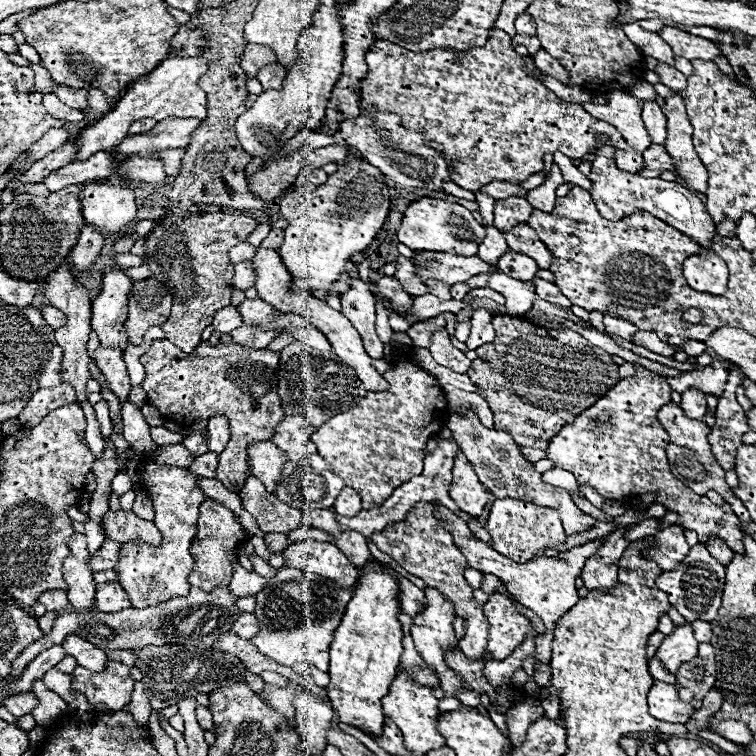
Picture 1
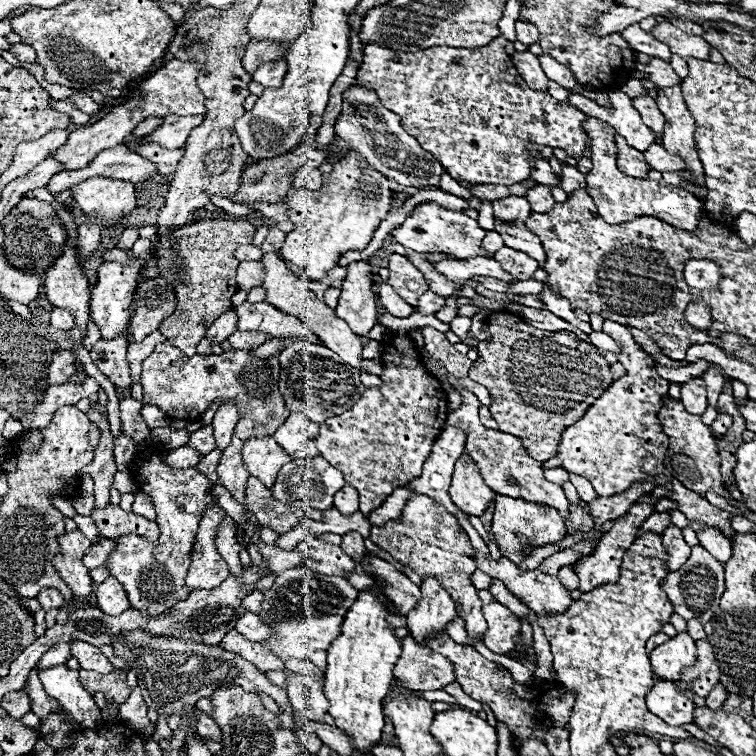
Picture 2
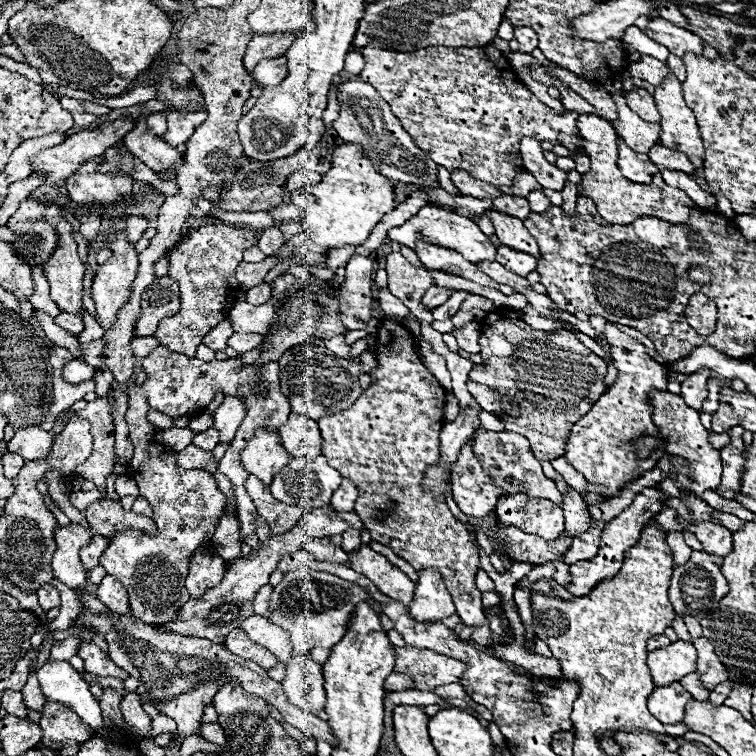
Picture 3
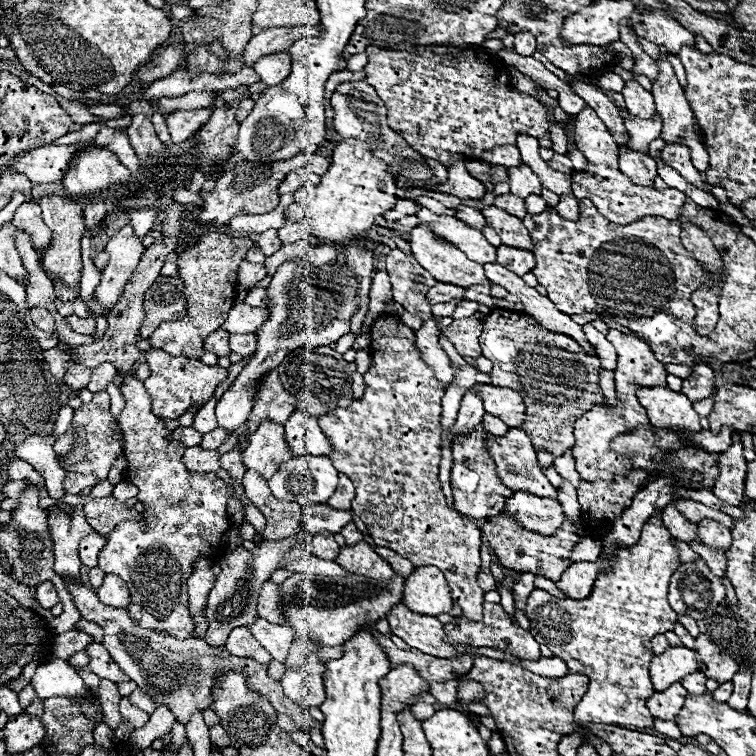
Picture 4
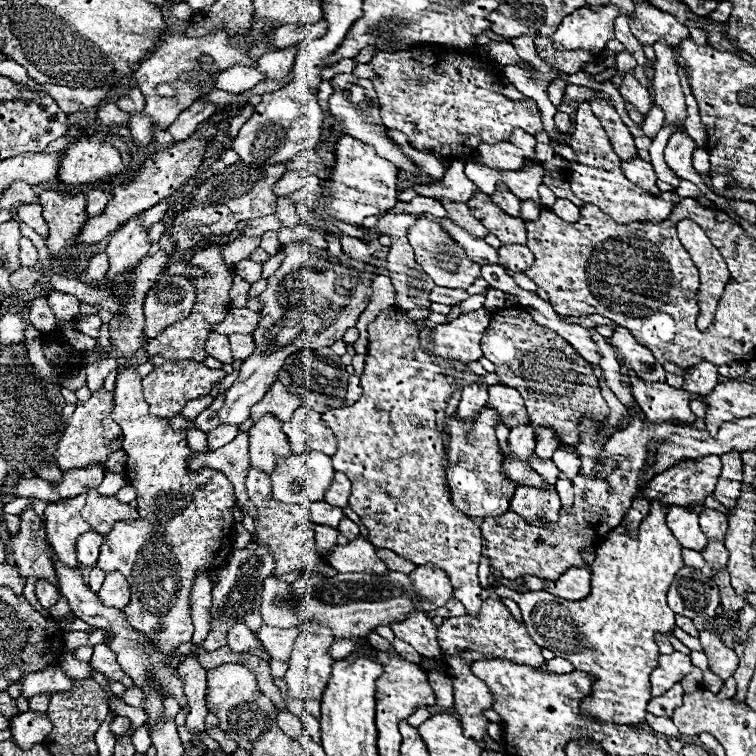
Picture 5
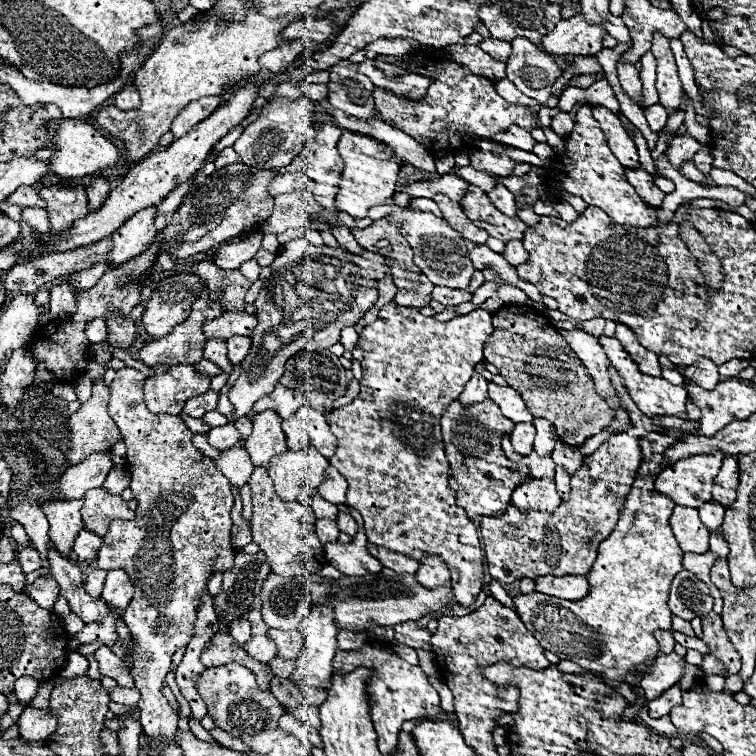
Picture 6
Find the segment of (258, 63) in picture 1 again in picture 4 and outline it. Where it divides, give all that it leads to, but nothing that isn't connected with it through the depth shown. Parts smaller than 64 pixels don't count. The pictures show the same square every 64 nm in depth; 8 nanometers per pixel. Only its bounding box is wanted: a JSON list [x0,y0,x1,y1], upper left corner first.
[244,26,320,66]

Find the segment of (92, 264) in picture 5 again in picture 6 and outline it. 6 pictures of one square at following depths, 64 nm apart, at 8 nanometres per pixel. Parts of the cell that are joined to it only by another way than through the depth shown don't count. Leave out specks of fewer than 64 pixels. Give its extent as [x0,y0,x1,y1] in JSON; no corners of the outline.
[70,262,108,290]

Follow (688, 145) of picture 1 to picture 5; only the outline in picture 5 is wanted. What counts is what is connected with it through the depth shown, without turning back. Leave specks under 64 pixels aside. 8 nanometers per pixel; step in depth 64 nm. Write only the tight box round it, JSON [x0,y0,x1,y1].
[654,42,710,176]

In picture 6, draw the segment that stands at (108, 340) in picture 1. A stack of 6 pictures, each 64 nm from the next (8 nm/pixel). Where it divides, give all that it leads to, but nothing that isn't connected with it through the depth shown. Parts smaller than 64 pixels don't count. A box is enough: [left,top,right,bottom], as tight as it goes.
[108,206,154,268]

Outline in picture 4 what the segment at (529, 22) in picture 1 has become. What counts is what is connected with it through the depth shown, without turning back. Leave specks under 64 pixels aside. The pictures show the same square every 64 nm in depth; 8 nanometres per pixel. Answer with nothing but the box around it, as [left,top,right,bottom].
[514,32,536,56]

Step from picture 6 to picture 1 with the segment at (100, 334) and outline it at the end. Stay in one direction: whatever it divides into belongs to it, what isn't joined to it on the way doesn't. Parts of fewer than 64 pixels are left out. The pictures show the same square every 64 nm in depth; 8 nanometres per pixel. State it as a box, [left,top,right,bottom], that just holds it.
[36,306,64,328]

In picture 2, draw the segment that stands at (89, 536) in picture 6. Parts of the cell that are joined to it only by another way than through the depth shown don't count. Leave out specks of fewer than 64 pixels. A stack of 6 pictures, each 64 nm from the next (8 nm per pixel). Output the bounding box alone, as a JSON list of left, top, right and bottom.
[84,538,116,568]

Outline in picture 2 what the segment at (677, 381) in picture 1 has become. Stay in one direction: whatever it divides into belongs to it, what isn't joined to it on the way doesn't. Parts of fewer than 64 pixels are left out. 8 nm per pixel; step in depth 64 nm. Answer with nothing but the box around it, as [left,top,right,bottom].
[702,366,726,406]

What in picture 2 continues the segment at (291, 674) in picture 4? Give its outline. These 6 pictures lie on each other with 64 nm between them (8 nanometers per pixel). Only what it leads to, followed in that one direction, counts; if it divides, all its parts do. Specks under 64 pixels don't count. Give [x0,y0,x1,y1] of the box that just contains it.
[288,674,328,722]

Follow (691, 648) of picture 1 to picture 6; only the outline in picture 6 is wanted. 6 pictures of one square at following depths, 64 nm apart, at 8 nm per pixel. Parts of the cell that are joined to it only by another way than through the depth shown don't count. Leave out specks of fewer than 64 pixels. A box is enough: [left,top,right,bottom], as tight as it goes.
[638,652,686,700]

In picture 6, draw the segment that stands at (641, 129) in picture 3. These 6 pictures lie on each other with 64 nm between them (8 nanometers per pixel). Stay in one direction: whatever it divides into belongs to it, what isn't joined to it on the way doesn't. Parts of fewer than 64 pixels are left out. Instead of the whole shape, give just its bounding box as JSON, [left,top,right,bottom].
[646,104,668,132]

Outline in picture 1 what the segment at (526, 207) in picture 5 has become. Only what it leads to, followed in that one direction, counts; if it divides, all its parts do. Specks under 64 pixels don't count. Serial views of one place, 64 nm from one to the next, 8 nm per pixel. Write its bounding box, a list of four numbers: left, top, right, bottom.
[528,164,564,212]

